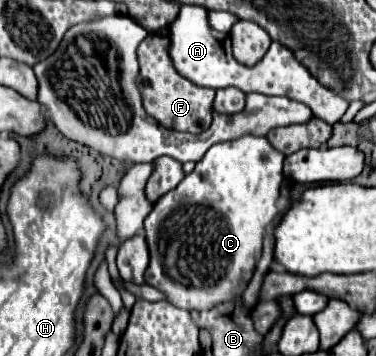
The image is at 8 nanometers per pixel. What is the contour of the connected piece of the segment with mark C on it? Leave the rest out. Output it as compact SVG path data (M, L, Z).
M245 135L213 145L195 165L193 173L163 195L145 219L145 237L151 253L145 283L157 287L171 305L185 311L205 311L237 297L253 277L257 265L255 255L263 249L263 235L279 213L277 199L283 181L283 159L285 155L277 153L265 137Z

